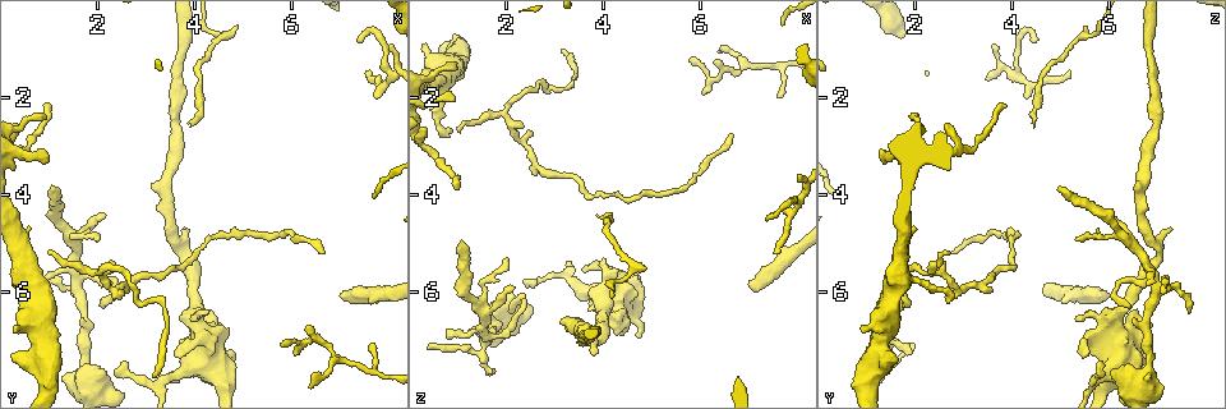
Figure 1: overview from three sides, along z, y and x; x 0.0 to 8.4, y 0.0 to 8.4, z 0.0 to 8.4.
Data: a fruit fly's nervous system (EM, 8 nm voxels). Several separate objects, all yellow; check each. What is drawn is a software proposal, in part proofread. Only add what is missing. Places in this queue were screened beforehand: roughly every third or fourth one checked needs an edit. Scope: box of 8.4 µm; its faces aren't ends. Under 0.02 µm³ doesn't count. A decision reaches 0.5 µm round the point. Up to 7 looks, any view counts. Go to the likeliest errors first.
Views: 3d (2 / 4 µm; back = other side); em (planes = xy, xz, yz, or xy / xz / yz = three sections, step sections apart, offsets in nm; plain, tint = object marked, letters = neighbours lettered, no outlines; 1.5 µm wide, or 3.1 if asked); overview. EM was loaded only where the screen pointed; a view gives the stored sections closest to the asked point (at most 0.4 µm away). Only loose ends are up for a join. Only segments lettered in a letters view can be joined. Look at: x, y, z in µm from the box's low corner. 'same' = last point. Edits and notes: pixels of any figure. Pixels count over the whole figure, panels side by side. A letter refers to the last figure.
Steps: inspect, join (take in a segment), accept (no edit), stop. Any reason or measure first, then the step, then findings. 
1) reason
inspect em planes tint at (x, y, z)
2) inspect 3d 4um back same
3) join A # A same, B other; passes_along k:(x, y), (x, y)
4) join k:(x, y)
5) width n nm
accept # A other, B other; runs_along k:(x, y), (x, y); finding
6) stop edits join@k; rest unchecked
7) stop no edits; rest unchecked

free end
inspect 3d 4um at (1.05, 3.75, 4.95)

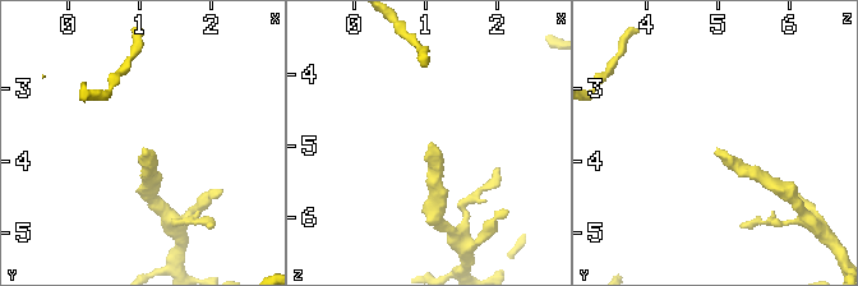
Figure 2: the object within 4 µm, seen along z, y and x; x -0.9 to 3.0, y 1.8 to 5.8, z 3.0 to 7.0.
shape alone is not enough
inspect em planes letters at (1.05, 3.80, 5.00)

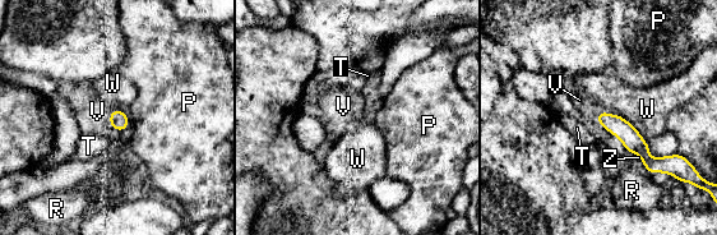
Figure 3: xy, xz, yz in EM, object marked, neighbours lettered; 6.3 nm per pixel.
join V # P other, R other, T other, V same, W other, Z other; it goes on there

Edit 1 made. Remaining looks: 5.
an open end
inspect em 3.1um planes letters at (4.65, 7.25, 6.90)

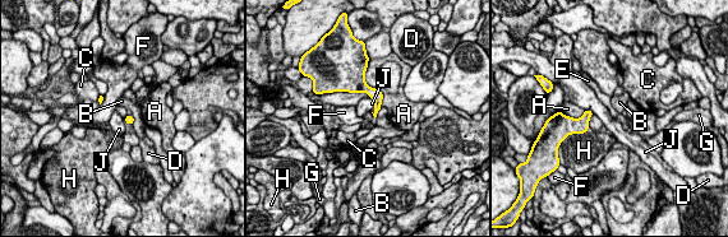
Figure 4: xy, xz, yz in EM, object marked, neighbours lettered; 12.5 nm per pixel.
longest_contact A 500 nm
accept # A other, B other, C other, D other, E other, F other, G other, H other, J other; border 4:(371, 112), (374, 117); none of them fits

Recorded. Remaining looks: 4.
an open end
inspect em yz step 4 letters at (3.15, 7.75, 1.05)

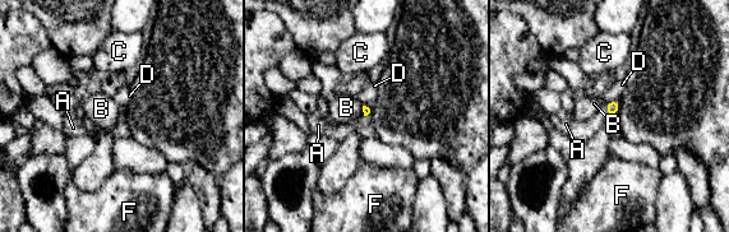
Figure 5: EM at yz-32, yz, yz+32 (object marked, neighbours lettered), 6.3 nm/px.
join A # A same, B other, C other, D other, F other; passes_along 5:(612, 107), (605, 108), (580, 131); the neuron continues

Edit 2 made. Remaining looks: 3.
stop edits join@3, join@5; rest unchecked

